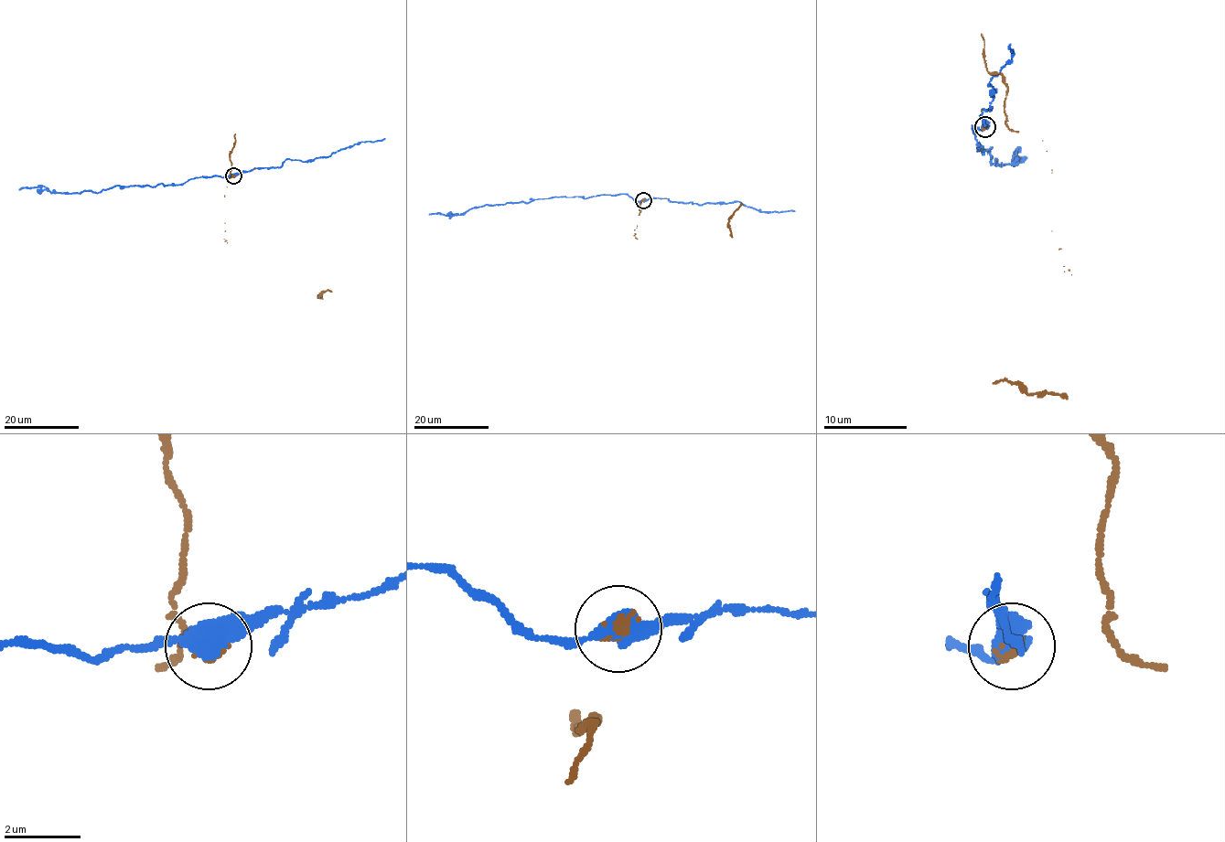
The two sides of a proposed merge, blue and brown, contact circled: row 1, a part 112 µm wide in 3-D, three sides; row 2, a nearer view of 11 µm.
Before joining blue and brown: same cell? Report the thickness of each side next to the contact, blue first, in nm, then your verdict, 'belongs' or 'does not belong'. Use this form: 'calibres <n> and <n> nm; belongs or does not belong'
calibres 500 and 150 nm; belongs

